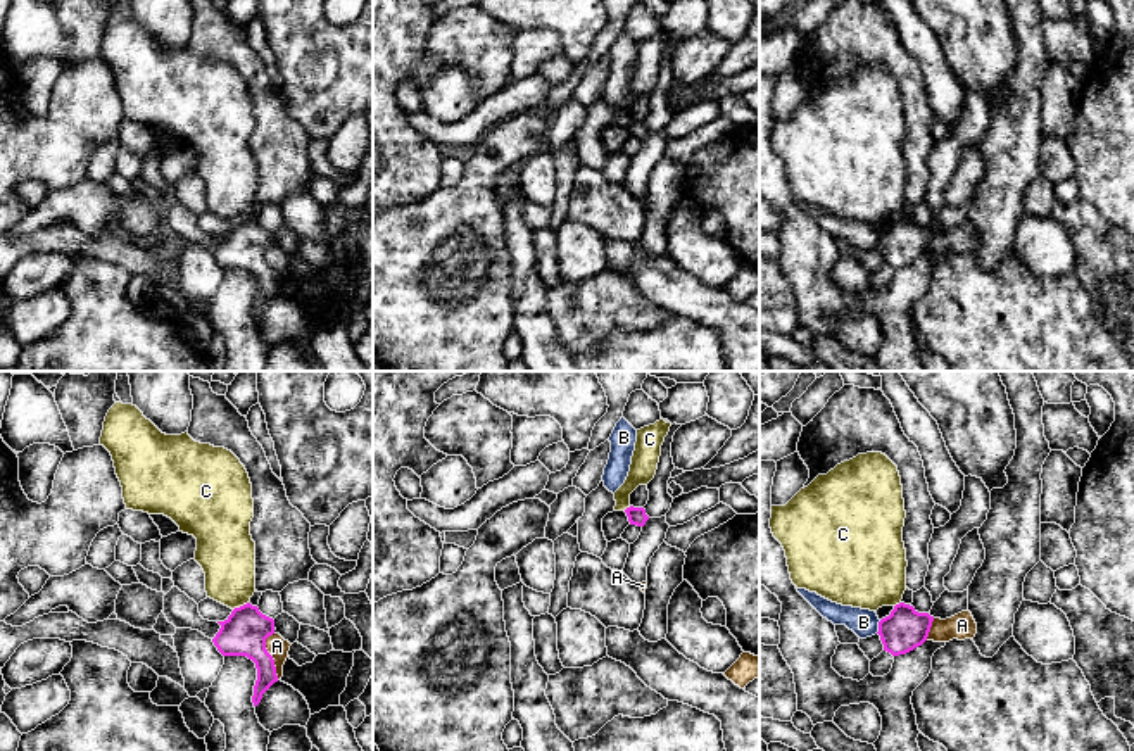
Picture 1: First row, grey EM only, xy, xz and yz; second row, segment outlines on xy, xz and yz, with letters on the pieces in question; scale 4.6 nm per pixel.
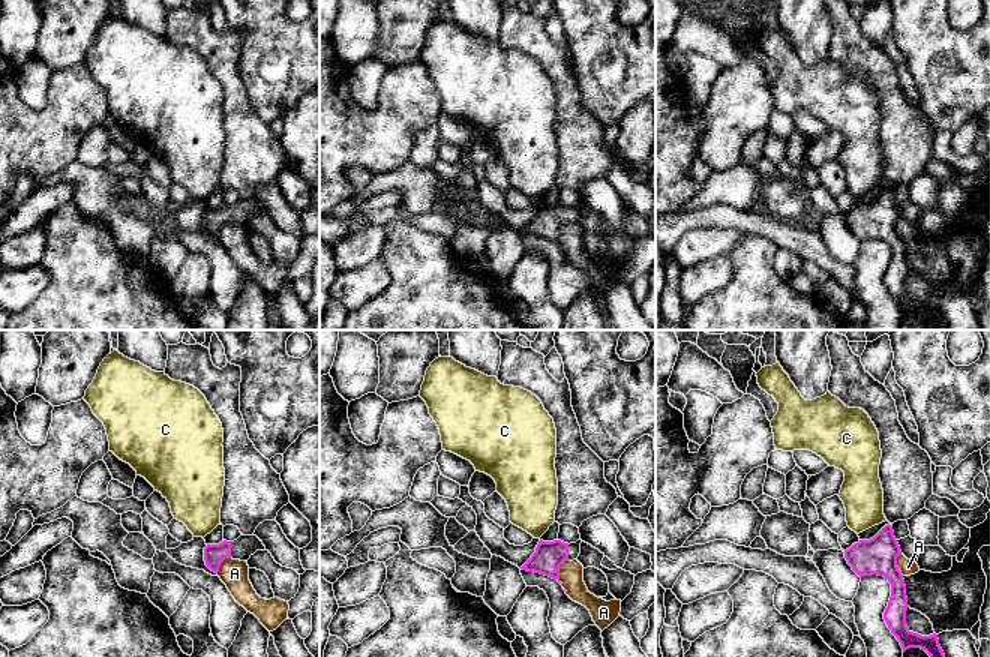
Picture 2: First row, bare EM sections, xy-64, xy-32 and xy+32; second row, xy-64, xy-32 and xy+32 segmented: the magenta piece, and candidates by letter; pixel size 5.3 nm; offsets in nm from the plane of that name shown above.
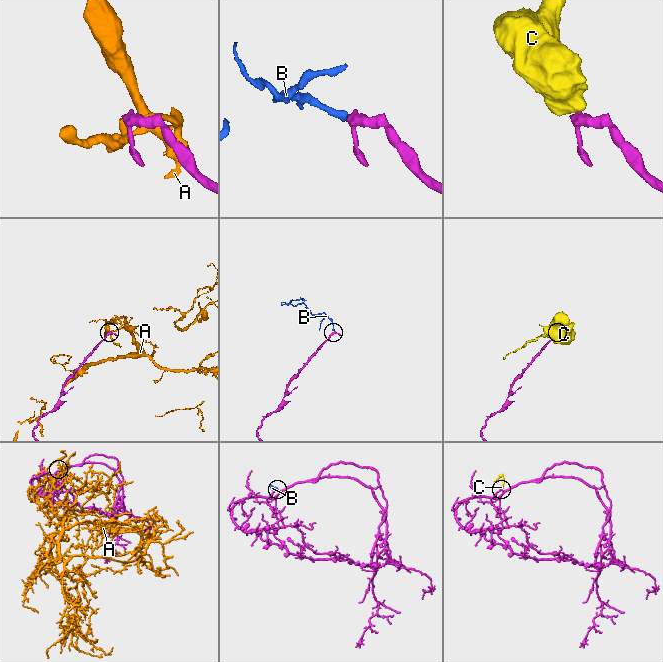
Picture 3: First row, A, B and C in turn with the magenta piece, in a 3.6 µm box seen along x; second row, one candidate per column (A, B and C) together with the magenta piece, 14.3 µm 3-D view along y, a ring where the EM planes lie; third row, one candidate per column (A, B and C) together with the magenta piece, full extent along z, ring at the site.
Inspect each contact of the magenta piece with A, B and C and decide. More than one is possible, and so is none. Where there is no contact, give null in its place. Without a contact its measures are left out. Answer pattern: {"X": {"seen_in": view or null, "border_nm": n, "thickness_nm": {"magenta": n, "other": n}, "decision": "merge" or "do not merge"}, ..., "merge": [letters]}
{"A": {"seen_in": "xy", "border_nm": 220, "thickness_nm": {"magenta": 200, "other": 100}, "decision": "do not merge"}, "B": {"seen_in": "yz", "border_nm": 70, "thickness_nm": {"magenta": 200, "other": 130}, "decision": "do not merge"}, "C": {"seen_in": "xy", "border_nm": 90, "thickness_nm": {"magenta": 200, "other": 260}, "decision": "do not merge"}, "merge": []}

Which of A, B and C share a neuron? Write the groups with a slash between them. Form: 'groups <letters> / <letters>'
groups A B / C

